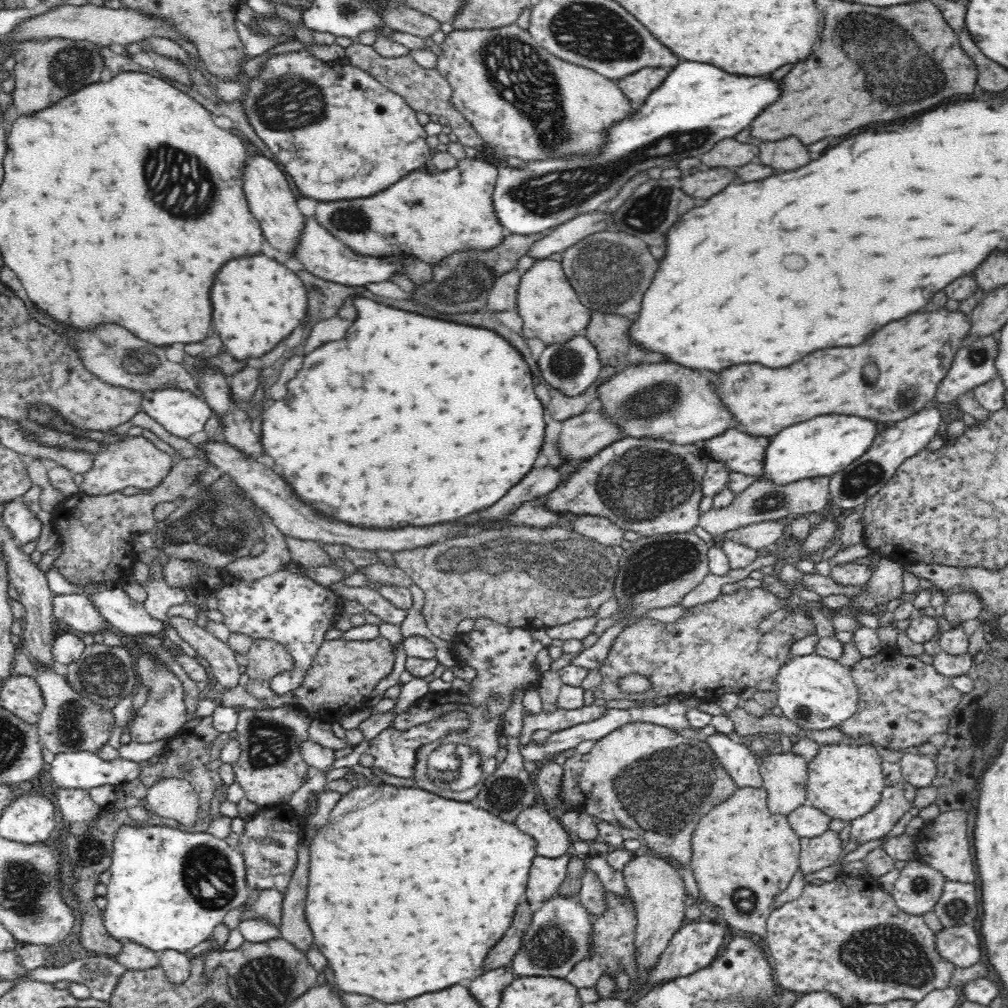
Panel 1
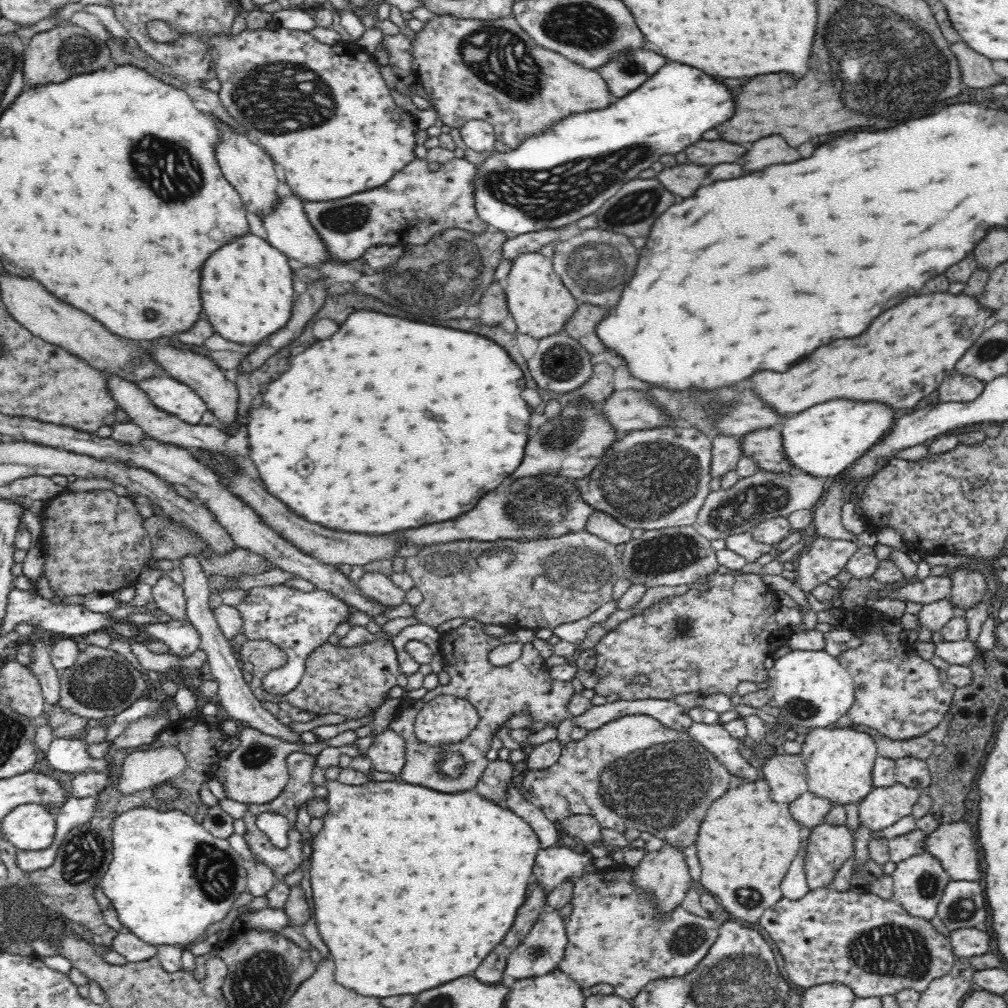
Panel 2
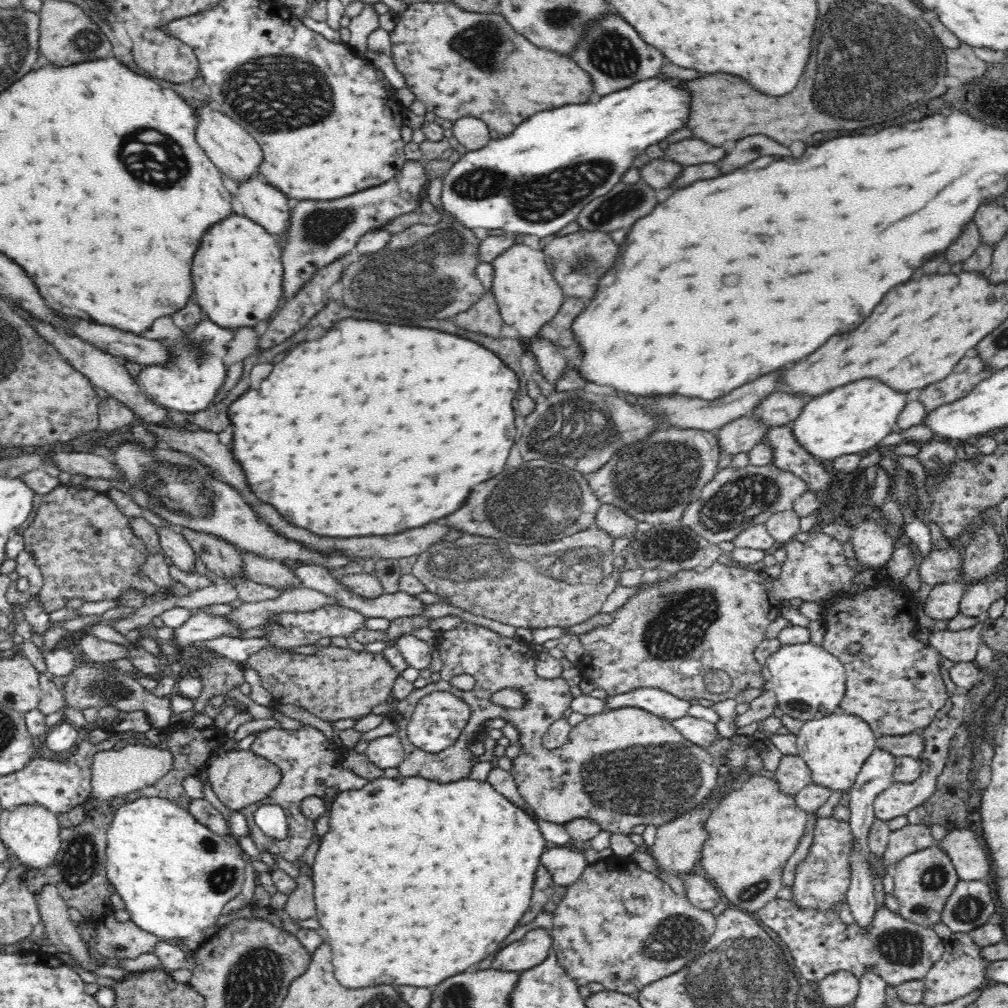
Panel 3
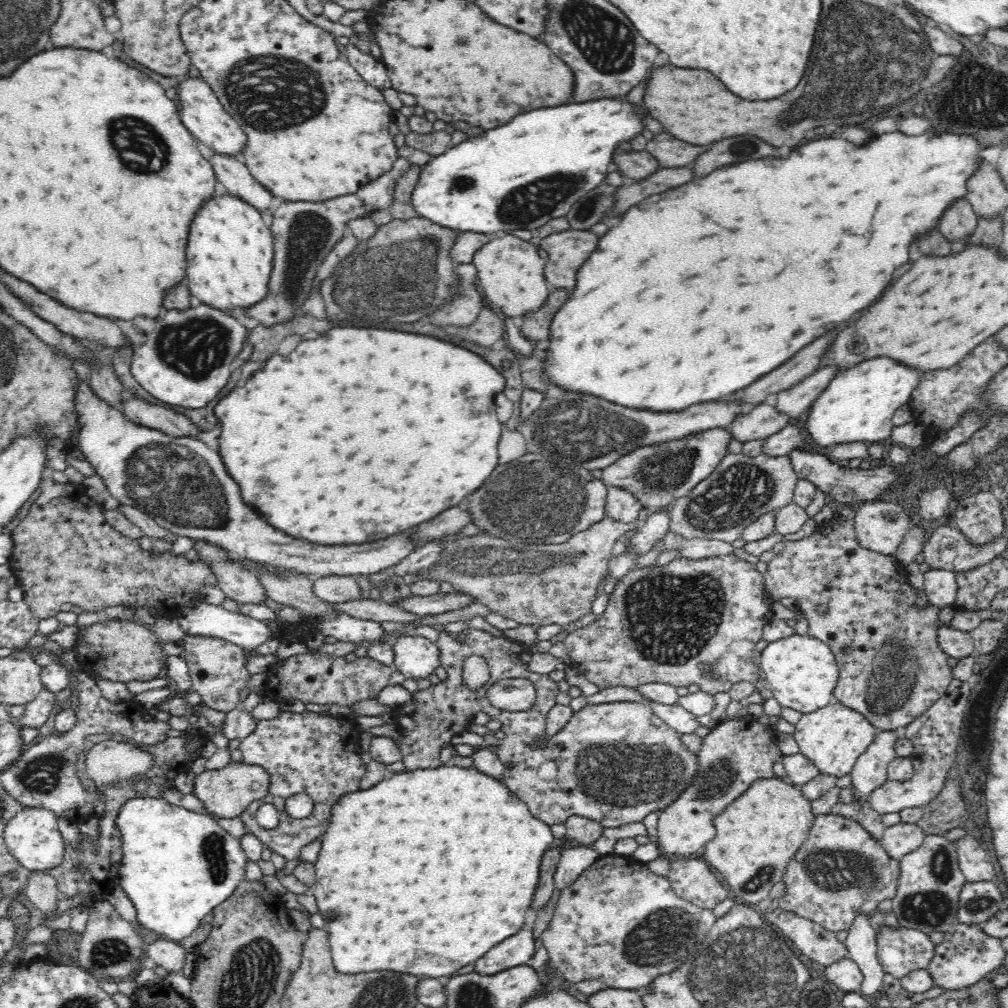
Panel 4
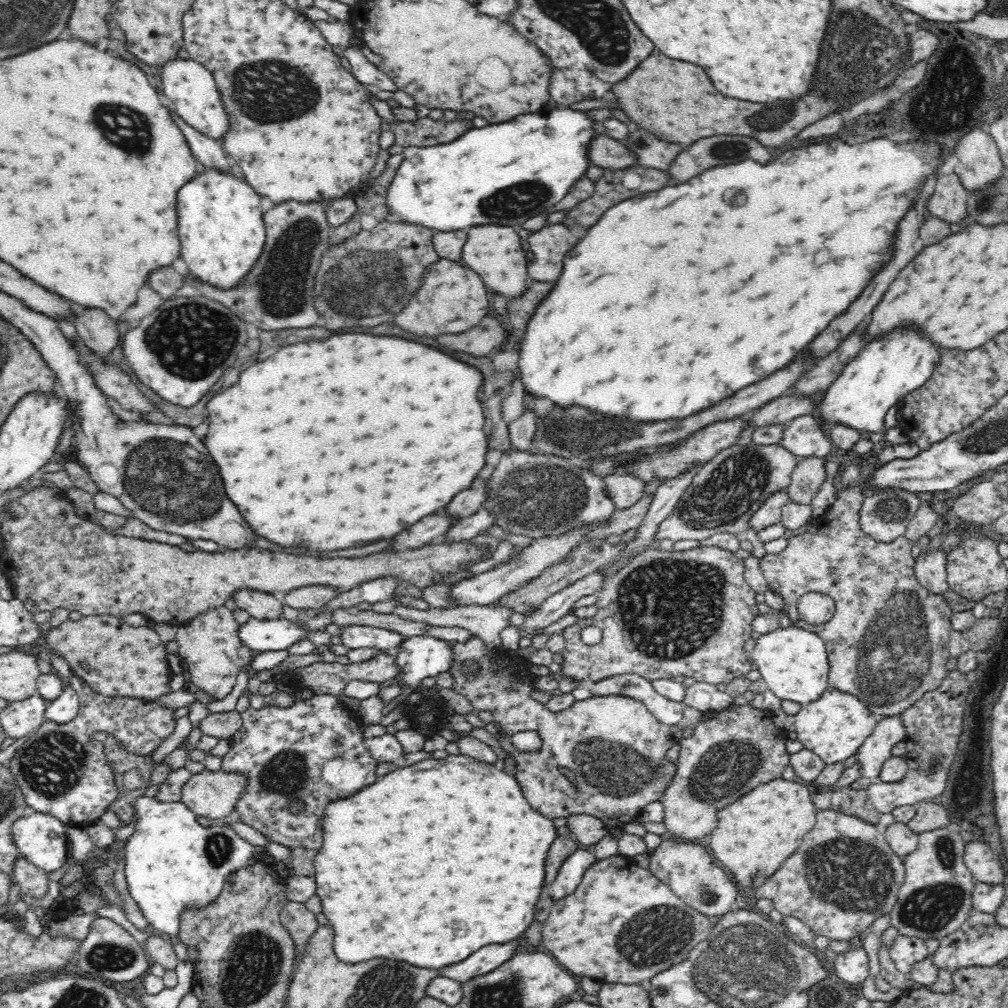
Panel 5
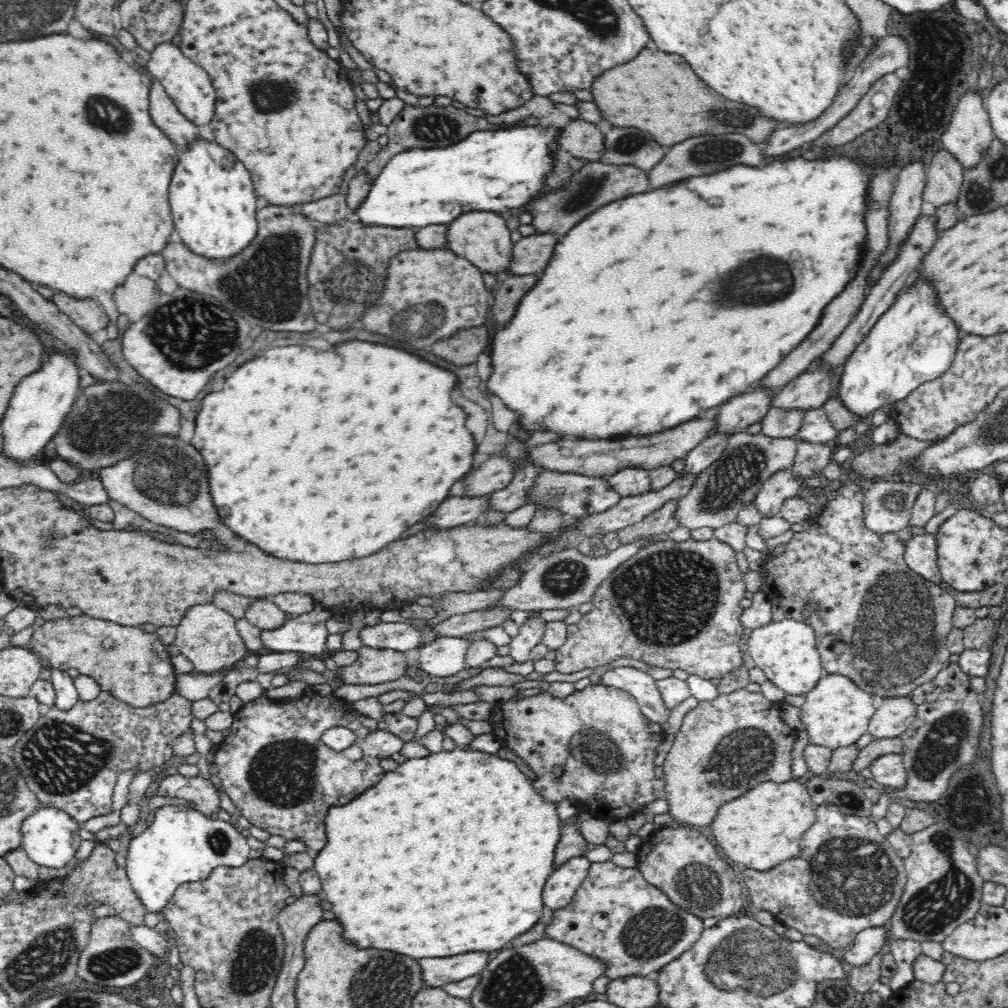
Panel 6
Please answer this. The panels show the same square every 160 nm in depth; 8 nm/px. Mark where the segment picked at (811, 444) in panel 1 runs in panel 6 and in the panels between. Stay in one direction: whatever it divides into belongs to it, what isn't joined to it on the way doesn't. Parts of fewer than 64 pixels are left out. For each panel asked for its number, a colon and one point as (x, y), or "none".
2: (824, 441)
3: (853, 418)
4: (858, 405)
5: (878, 378)
6: (913, 343)

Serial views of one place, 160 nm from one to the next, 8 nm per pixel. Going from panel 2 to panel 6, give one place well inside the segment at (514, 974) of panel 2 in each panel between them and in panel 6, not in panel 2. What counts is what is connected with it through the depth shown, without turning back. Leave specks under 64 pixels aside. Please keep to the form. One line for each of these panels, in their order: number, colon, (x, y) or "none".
3: (534, 947)
4: (517, 950)
5: (486, 959)
6: (437, 972)

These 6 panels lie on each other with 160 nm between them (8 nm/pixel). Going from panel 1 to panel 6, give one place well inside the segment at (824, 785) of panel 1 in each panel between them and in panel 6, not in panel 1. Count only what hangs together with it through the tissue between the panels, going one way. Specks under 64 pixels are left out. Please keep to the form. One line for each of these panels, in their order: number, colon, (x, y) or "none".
2: (839, 762)
3: (835, 748)
4: (833, 738)
5: (834, 727)
6: (836, 713)

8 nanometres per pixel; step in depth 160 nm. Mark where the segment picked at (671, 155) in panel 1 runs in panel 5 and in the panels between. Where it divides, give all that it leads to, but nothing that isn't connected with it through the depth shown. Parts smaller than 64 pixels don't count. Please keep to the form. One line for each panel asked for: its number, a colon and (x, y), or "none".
2: (672, 109)
3: (536, 180)
4: (519, 176)
5: (504, 174)

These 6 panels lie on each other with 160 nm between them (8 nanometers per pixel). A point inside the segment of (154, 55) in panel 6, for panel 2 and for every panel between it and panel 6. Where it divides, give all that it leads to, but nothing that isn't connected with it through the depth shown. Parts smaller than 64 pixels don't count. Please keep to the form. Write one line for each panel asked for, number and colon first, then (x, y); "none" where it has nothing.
2: (249, 169)
3: (237, 154)
4: (217, 131)
5: (188, 87)

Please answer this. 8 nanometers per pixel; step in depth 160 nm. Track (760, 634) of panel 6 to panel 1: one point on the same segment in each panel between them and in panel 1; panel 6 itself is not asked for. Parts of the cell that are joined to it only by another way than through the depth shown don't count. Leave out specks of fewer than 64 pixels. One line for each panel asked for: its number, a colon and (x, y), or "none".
1: (815, 692)
2: (812, 689)
3: (809, 683)
4: (802, 672)
5: (794, 663)

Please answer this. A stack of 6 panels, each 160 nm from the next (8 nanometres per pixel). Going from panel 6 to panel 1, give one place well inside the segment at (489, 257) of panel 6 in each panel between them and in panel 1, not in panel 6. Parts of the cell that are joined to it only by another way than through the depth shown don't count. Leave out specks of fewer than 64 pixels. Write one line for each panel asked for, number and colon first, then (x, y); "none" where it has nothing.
1: (551, 310)
2: (537, 300)
3: (528, 296)
4: (511, 271)
5: (495, 253)

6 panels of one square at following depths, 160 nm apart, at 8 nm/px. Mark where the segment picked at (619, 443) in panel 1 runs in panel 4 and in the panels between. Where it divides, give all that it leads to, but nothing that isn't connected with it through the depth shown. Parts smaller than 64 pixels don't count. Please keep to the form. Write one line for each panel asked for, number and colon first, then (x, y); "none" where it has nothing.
2: (657, 478)
3: (653, 480)
4: (657, 475)

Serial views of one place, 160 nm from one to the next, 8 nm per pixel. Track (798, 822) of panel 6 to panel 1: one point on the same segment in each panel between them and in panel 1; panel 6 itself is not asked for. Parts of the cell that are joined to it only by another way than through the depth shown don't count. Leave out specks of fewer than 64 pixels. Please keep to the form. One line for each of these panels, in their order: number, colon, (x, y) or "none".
1: (743, 857)
2: (763, 832)
3: (756, 822)
4: (763, 826)
5: (755, 834)

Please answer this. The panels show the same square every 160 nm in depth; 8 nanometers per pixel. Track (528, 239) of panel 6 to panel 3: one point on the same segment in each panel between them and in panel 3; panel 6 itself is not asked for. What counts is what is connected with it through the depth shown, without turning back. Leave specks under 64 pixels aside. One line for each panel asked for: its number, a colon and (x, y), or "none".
3: (579, 261)
4: (566, 251)
5: (546, 248)

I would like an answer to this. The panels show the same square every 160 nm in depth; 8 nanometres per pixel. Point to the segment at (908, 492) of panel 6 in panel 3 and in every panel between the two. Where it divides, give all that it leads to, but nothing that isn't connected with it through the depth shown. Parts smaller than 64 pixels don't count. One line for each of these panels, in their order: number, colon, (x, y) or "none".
3: (872, 545)
4: (879, 526)
5: (884, 516)

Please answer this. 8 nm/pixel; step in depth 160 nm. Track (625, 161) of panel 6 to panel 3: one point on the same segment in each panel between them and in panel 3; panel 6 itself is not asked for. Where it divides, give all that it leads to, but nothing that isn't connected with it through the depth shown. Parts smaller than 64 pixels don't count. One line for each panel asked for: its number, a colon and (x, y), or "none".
3: (688, 152)
4: (669, 151)
5: (651, 152)

